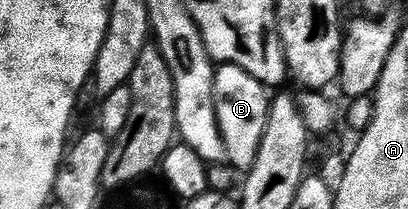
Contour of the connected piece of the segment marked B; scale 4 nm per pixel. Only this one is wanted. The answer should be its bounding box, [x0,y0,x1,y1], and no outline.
[212,64,269,170]

